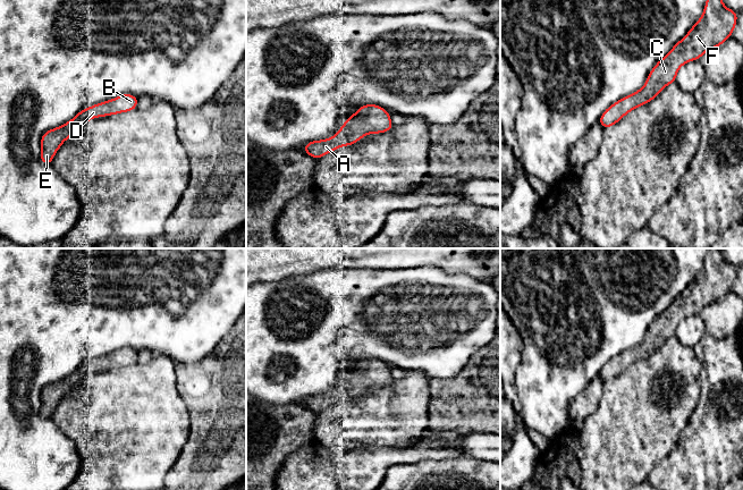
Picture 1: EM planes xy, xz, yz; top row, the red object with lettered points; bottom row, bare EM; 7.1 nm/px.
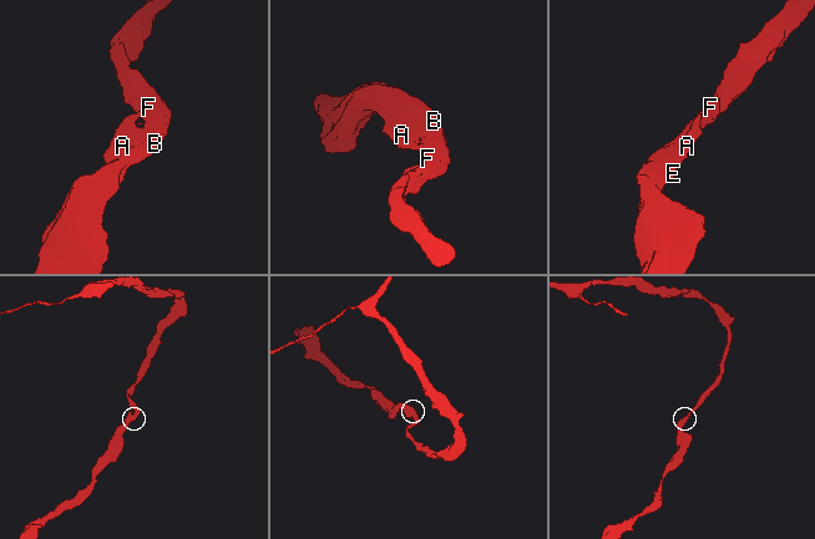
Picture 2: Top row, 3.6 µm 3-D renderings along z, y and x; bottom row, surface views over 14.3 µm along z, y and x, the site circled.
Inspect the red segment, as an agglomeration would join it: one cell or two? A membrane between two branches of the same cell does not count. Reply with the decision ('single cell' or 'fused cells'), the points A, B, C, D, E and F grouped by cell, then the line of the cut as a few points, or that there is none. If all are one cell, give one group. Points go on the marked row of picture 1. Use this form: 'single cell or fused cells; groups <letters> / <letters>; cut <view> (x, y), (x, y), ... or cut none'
single cell; groups A B C D E F; cut none

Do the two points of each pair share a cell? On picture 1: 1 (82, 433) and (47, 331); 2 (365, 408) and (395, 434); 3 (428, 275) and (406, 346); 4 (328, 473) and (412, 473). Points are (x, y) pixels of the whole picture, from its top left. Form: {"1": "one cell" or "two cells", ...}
{"1": "two cells", "2": "one cell", "3": "one cell", "4": "two cells"}

